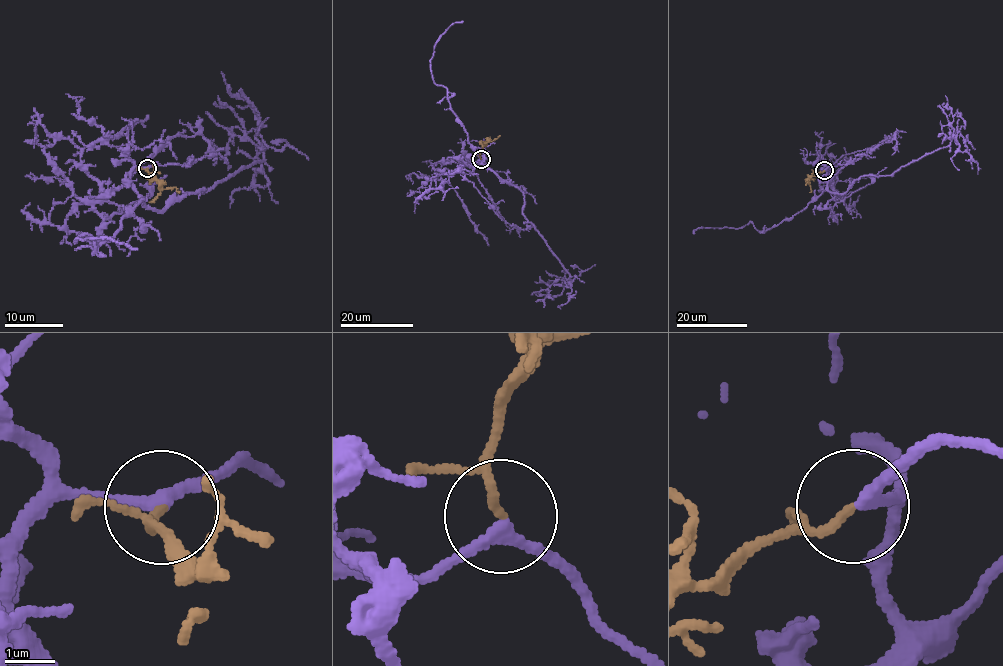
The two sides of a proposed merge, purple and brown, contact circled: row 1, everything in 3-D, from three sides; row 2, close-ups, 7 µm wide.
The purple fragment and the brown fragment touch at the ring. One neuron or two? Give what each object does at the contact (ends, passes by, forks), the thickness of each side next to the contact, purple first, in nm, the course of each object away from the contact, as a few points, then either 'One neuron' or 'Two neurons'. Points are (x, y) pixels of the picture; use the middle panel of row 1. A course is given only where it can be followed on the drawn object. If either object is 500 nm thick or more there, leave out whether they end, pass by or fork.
At the ring purple passes by. At the ring brown ends. Thickness 240 nm (purple) against 160 nm. Course of purple: (481, 159), (471, 162), (481, 162), (522, 192), (523, 215), (568, 273), (569, 280), (564, 284), (534, 282). Course of brown: (481, 159), (483, 145), (500, 135). One neuron

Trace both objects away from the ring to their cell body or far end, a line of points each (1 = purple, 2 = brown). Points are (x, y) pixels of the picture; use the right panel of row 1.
1: (824, 170), (828, 190), (844, 193), (863, 176), (891, 175), (902, 167), (946, 147), (954, 129), (945, 95)
2: (824, 170), (811, 177), (805, 185)

